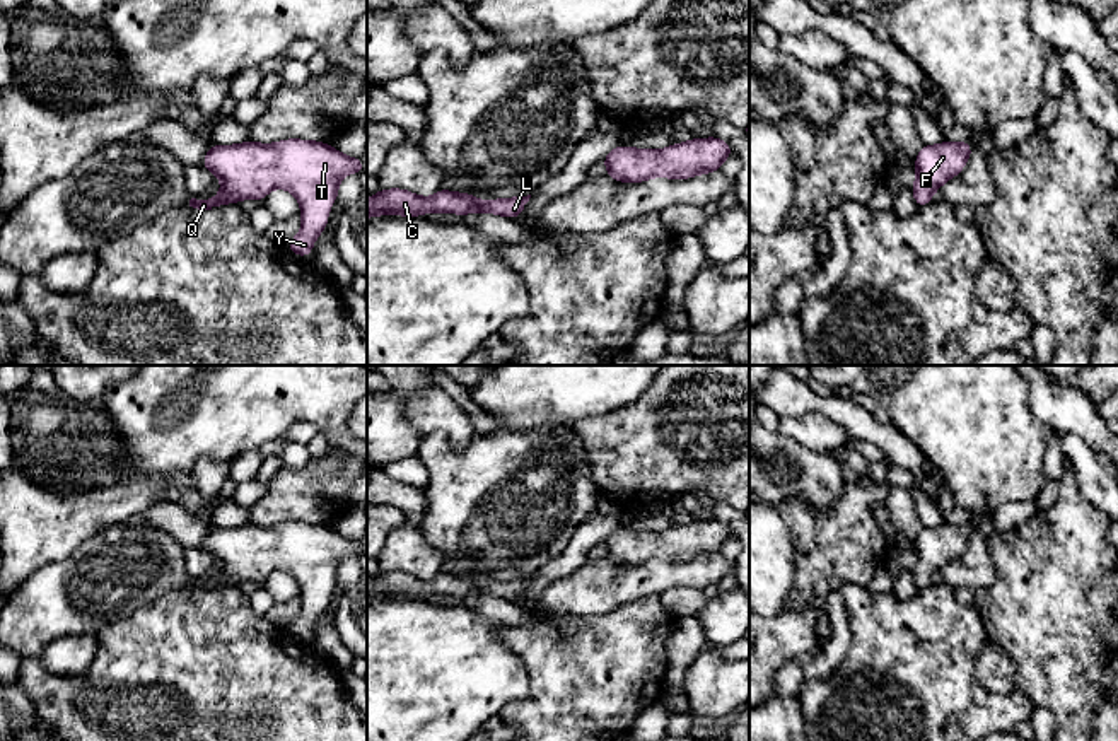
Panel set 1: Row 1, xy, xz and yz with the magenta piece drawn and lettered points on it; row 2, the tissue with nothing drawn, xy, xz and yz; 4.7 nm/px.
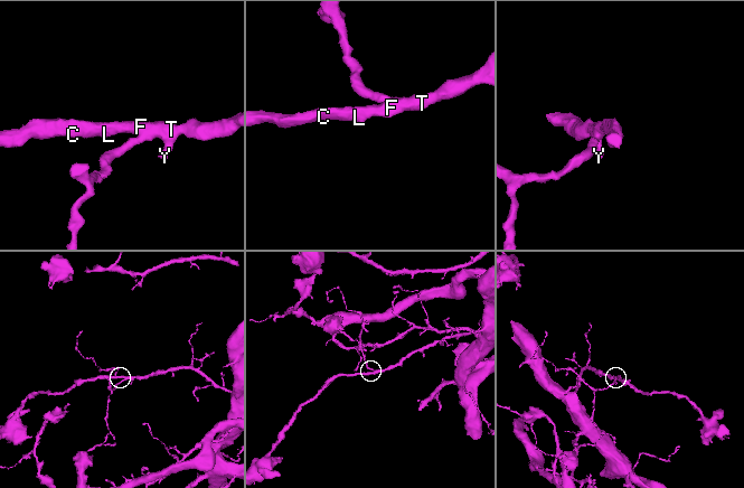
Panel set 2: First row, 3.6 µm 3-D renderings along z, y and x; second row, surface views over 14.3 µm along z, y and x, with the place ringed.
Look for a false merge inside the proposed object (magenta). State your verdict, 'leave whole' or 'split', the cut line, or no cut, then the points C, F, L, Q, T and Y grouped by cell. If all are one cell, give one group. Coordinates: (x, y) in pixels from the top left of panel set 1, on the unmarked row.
leave whole | no cut | C F L Q T Y

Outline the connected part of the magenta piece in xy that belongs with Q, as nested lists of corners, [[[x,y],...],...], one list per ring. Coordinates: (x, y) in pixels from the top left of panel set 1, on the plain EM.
[[[288,521],[270,528],[247,522],[241,528],[218,528],[208,533],[200,545],[222,565],[222,574],[210,582],[189,582],[189,589],[212,592],[225,586],[239,586],[244,581],[263,584],[273,570],[283,570],[295,577],[302,594],[300,615],[285,627],[285,632],[307,640],[312,637],[316,620],[326,611],[329,589],[338,581],[340,562],[352,555],[362,555],[367,548],[362,541],[348,540],[324,524]]]

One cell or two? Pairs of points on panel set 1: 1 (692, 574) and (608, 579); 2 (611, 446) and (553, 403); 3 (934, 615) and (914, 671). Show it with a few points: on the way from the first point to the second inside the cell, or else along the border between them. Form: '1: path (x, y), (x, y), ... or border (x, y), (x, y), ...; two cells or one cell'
1: path (671, 574), (628, 579); one cell
2: border (617, 410), (586, 415), (570, 425); two cells
3: path (932, 629), (932, 641), (917, 658); one cell

